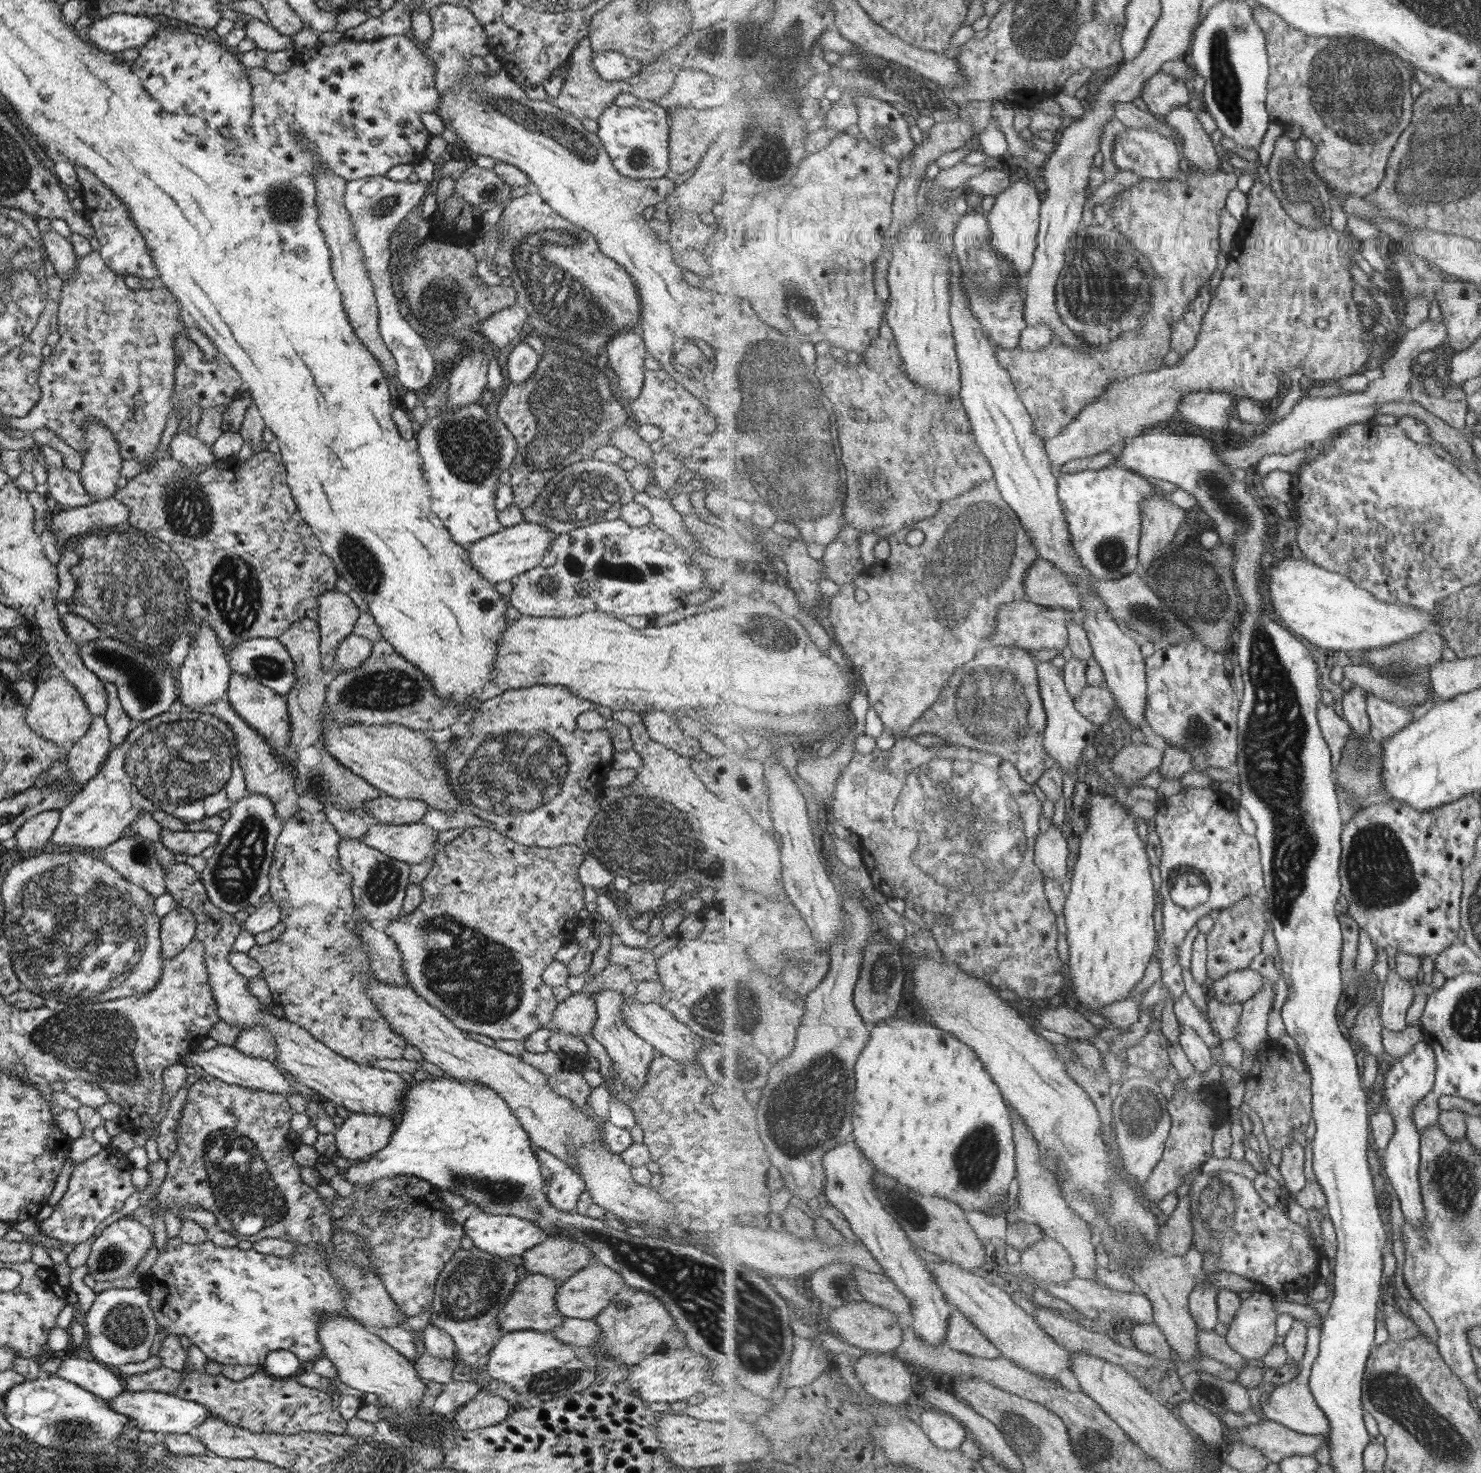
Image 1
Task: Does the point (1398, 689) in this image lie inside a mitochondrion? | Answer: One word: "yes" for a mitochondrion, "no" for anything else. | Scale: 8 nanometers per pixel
yes

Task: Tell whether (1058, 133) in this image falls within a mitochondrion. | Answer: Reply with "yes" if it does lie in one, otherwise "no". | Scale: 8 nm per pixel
no

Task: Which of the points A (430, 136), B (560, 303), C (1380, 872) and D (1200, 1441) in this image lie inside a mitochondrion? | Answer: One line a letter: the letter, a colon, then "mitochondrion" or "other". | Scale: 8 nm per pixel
A: other
B: mitochondrion
C: mitochondrion
D: other

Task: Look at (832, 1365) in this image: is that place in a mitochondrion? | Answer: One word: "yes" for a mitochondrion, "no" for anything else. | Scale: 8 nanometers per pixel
no

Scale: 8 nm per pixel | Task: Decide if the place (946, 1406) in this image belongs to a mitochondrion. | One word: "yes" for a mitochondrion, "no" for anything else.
no

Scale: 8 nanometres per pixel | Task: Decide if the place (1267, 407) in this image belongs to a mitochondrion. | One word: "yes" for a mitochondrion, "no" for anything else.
no

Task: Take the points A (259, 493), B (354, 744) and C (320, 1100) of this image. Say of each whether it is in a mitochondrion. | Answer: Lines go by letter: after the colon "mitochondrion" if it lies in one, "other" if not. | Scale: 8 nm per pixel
A: other
B: other
C: other

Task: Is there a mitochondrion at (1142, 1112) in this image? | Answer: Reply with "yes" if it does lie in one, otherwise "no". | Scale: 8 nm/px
yes

